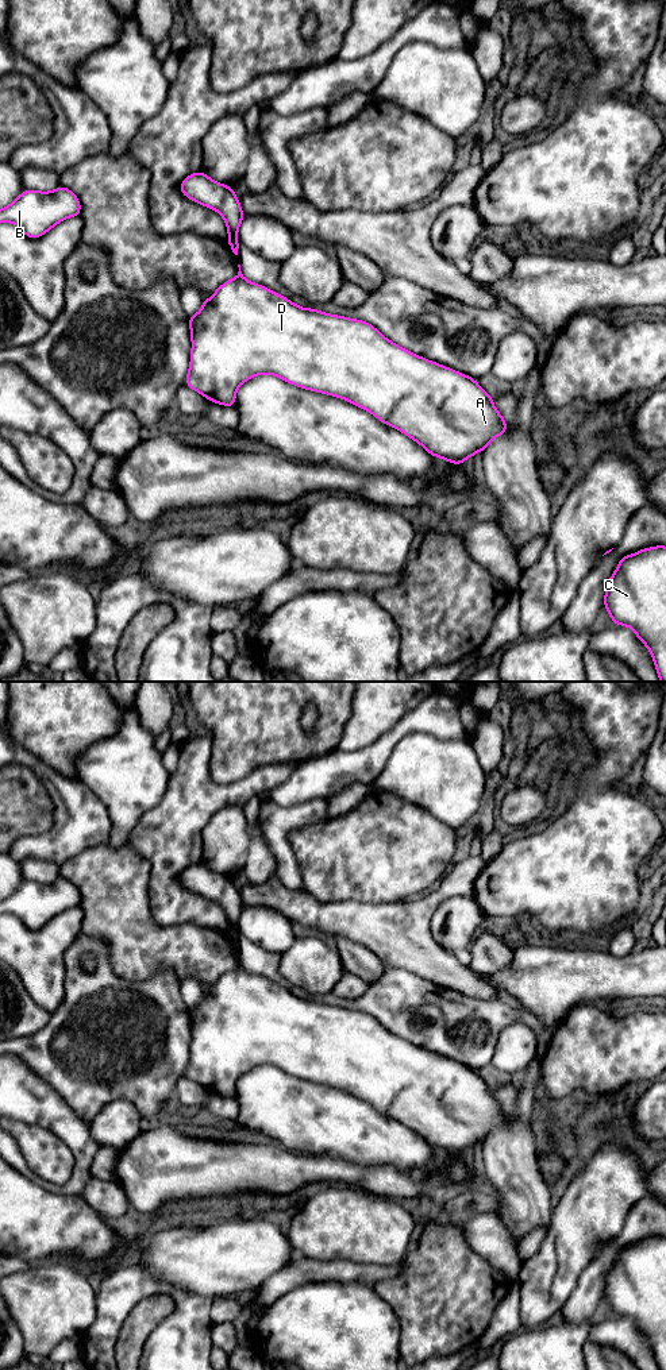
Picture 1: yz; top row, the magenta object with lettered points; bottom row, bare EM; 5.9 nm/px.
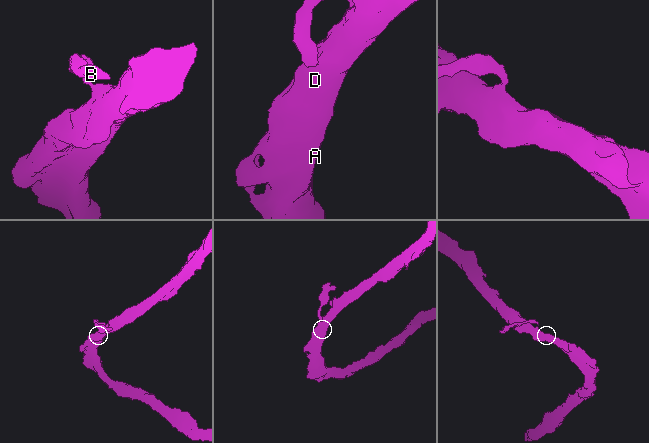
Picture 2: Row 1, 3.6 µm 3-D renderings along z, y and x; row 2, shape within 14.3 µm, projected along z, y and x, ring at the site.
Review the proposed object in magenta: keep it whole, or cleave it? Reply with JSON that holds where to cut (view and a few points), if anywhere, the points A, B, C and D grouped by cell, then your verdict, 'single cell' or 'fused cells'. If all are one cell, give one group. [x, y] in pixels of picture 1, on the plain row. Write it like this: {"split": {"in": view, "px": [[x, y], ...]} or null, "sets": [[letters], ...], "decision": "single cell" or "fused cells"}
{"split": {"in": "yz", "px": [[228, 929], [237, 932]]}, "sets": [["A", "C", "D"], ["B"]], "decision": "fused cells"}

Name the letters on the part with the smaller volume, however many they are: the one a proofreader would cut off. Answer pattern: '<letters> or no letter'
B

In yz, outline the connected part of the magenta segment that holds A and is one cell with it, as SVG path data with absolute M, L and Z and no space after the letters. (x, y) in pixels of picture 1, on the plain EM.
M238 956L239 962L235 969L224 973L216 980L211 991L203 988L203 999L195 1007L188 1007L188 1014L190 1018L190 1030L192 1030L192 1042L190 1042L190 1057L185 1070L185 1077L190 1078L195 1083L203 1085L208 1092L216 1093L223 1097L235 1099L235 1087L238 1078L259 1065L270 1065L278 1068L280 1070L296 1076L301 1080L334 1087L354 1095L358 1099L362 1099L370 1103L381 1114L399 1120L409 1130L419 1134L430 1146L444 1150L453 1155L465 1155L465 1151L469 1147L474 1147L477 1143L484 1143L489 1134L500 1126L508 1126L504 1109L493 1096L493 1088L489 1087L477 1073L476 1069L461 1065L453 1060L449 1060L443 1056L427 1051L397 1035L388 1031L378 1020L372 1015L363 1011L354 1011L338 1006L323 1004L315 999L305 1000L297 997L286 988L262 977L253 975L245 969L240 962L240 956Z

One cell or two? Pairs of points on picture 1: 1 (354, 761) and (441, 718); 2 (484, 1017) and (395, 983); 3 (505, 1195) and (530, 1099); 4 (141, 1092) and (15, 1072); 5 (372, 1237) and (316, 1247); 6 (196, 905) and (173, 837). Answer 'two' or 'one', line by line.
1: one
2: one
3: one
4: two
5: one
6: one

